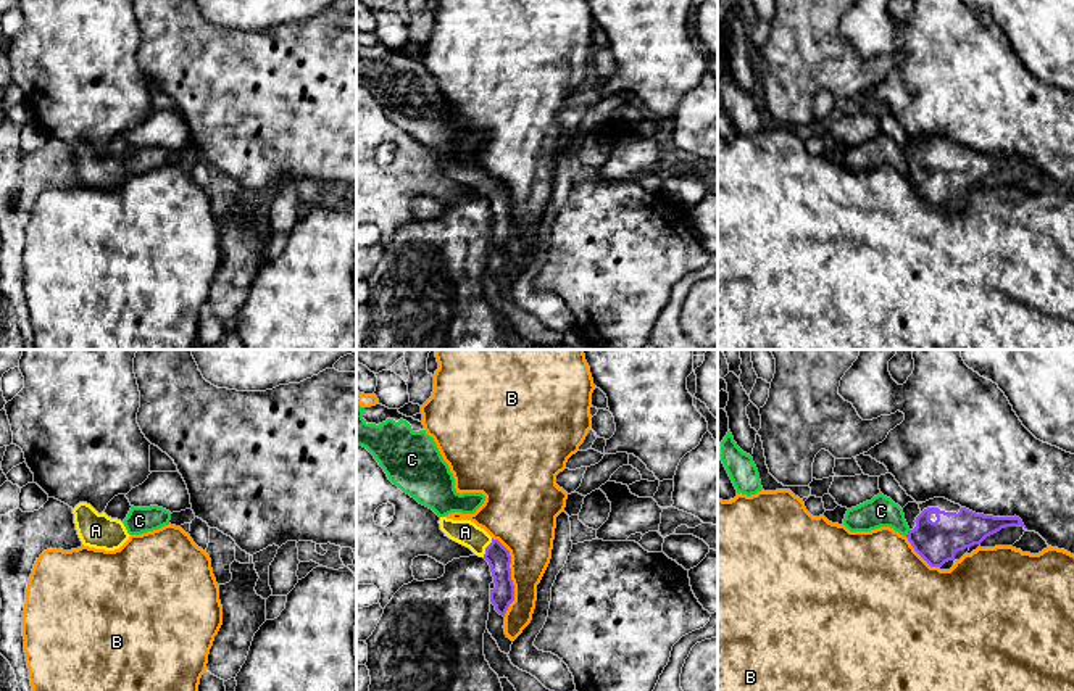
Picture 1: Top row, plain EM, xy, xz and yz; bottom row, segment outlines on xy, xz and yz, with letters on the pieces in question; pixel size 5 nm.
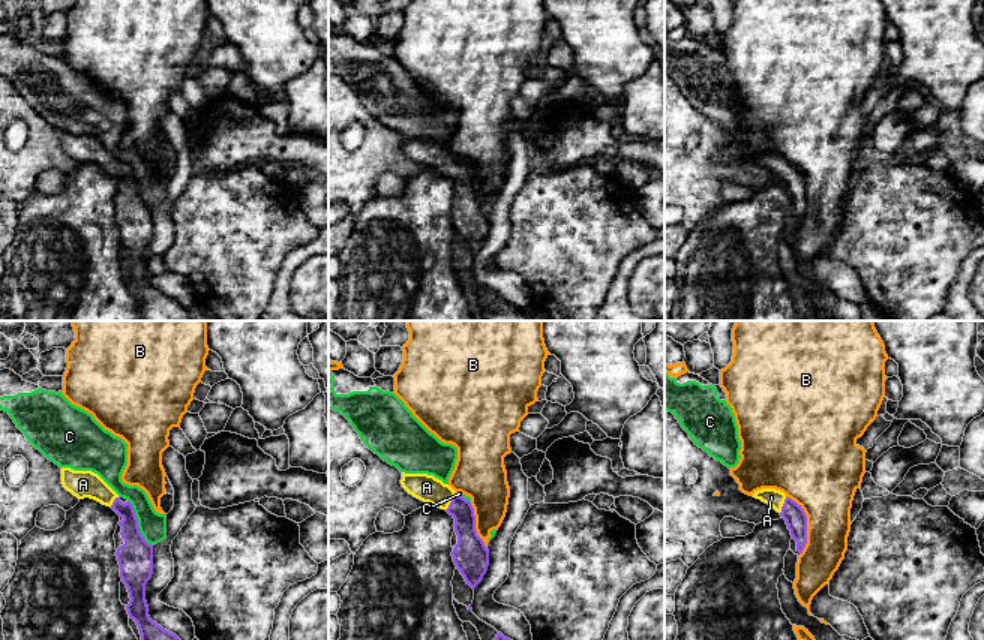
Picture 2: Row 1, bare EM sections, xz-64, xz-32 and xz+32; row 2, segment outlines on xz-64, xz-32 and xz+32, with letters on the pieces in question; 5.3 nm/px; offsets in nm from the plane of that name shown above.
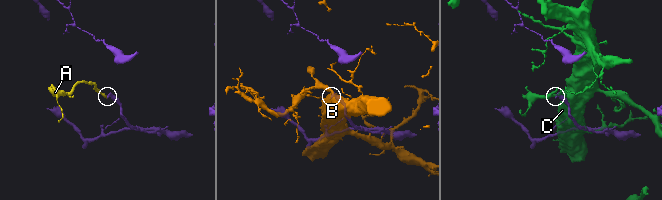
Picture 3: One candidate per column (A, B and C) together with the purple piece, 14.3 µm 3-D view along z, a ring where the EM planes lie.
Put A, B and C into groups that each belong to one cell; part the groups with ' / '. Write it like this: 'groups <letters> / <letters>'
groups A / B / C

